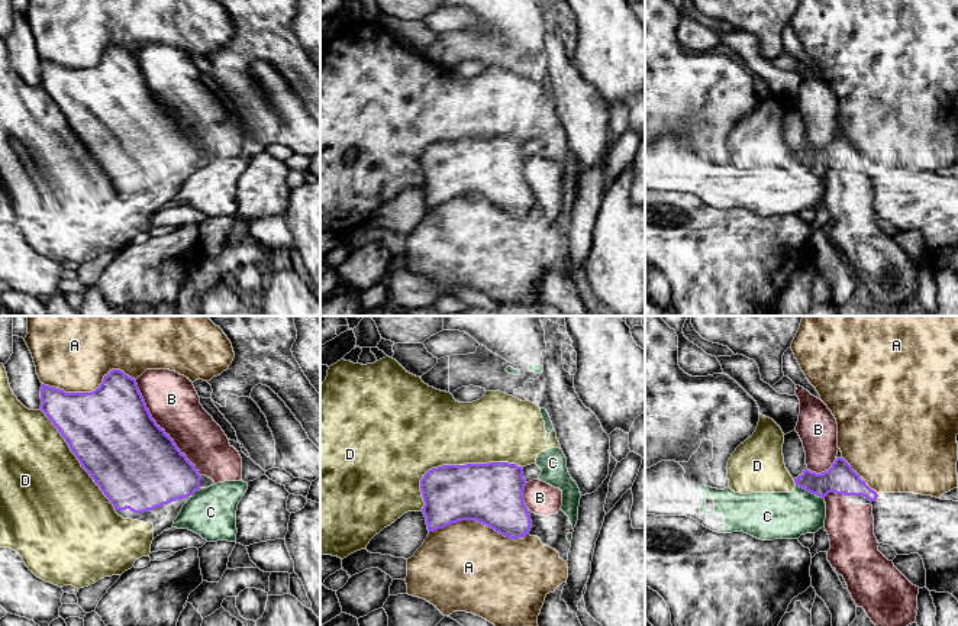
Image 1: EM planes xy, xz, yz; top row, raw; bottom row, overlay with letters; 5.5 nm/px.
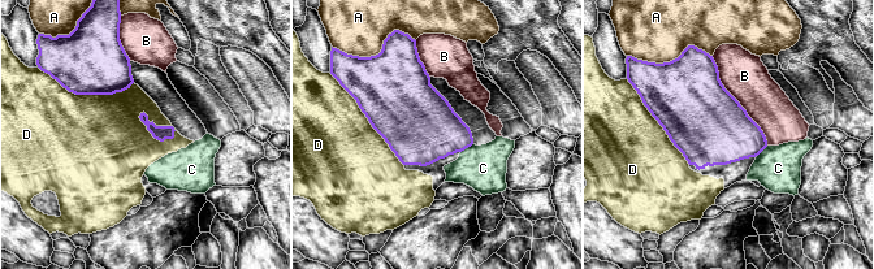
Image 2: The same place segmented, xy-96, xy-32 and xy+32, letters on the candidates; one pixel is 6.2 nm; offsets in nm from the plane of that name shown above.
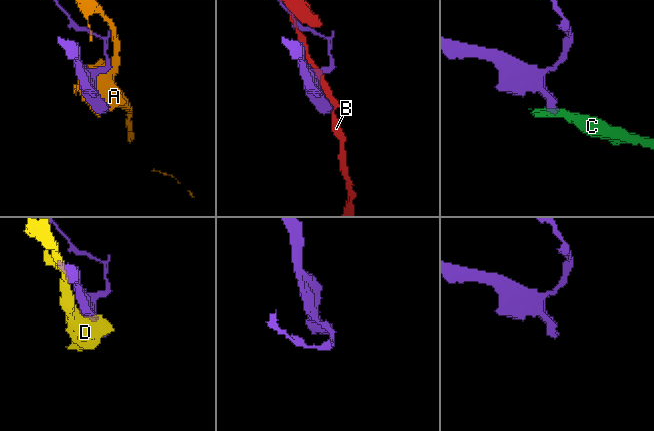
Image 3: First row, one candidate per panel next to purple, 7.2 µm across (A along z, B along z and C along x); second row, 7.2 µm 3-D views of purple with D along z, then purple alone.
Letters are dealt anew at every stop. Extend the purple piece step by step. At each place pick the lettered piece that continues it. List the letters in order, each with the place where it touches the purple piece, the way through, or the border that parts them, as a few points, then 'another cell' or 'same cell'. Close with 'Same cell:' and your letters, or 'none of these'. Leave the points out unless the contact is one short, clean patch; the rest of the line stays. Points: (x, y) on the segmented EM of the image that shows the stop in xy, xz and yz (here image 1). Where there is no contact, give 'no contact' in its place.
A: xy (92, 391) | another cell
B: xy (160, 428) | another cell
C: yz (810, 491) | along yz (796, 484), (823, 499) | another cell
D: xz (455, 465) | another cell
Same cell: none of these

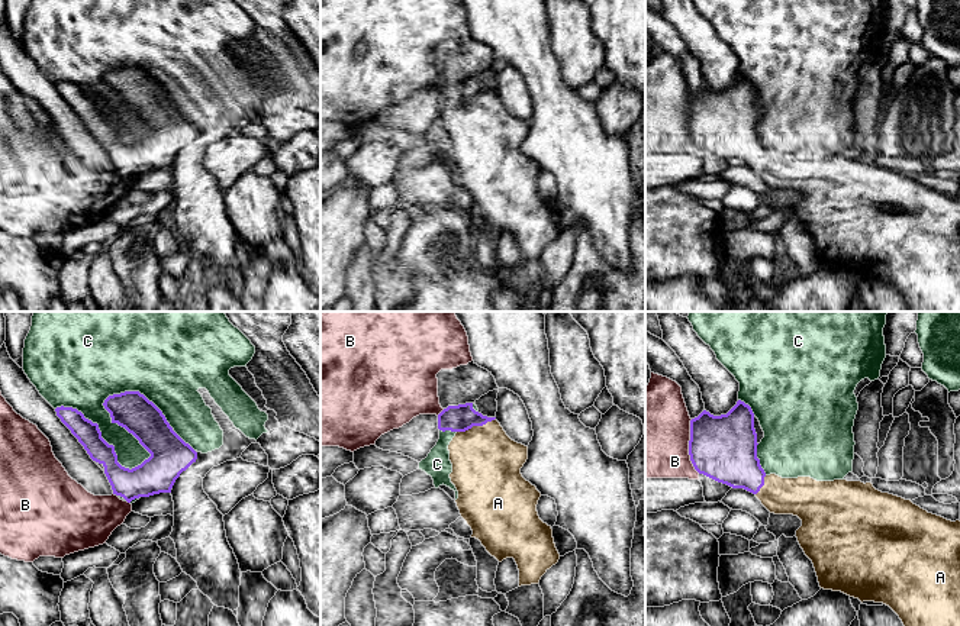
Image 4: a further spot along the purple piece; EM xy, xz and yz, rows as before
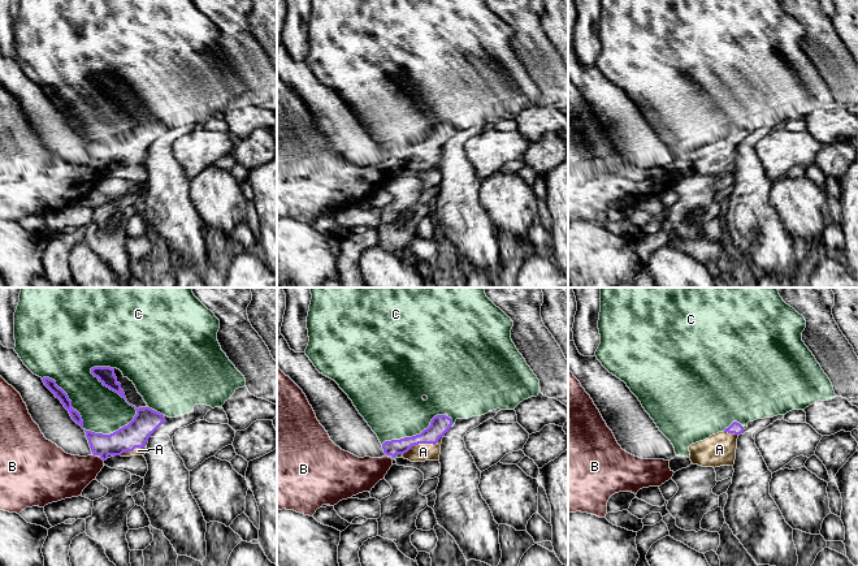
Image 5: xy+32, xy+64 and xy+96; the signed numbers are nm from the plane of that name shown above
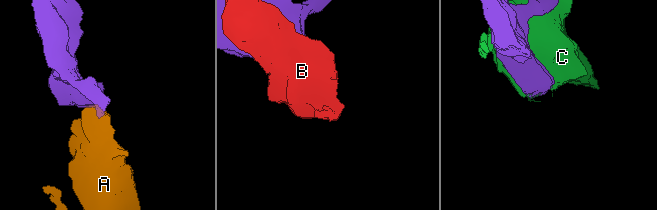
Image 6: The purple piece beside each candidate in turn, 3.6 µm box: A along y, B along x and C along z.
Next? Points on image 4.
A: xz (476, 425) | across xz (461, 418), (476, 425), (486, 462) | same cell
B: yz (689, 447) | another cell
C: xy (141, 444) | another cell
Same cell: A

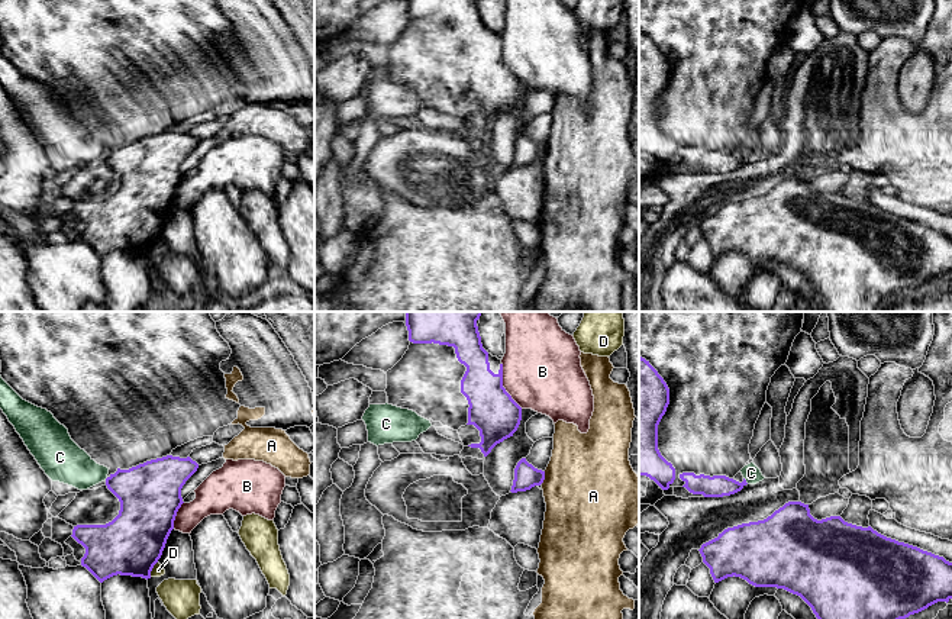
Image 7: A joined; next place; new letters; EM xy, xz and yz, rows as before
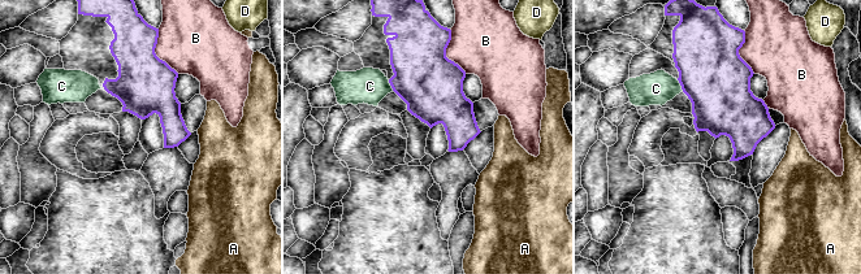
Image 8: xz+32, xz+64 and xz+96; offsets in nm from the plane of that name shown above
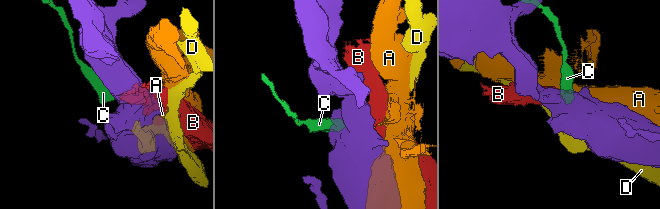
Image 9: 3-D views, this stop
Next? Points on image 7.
A: xz (544, 477) | another cell
B: xz (502, 386) | another cell
C: yz (745, 480) | along yz (744, 477), (748, 483) | another cell
D: xy (152, 567) | another cell
Same cell: none of these

